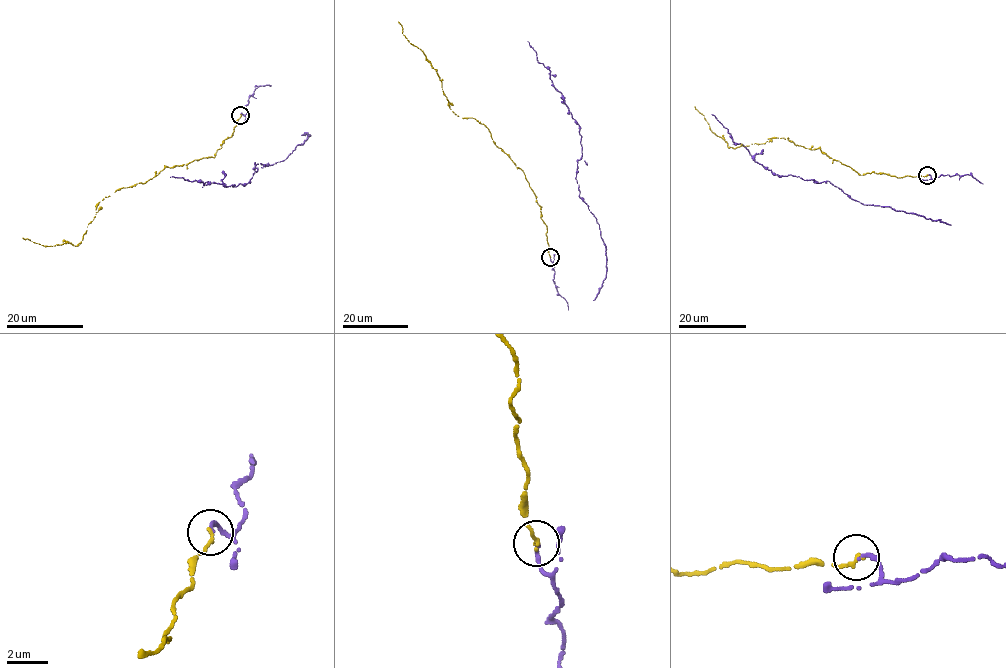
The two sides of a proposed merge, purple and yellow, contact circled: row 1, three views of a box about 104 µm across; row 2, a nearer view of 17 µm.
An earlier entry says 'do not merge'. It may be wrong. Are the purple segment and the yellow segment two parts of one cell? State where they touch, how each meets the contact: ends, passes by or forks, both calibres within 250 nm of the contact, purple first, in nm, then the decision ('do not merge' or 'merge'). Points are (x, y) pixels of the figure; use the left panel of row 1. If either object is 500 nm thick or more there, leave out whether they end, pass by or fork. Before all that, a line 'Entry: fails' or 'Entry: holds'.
Entry: fails
place (240, 115); purple ends; yellow ends; calibres 200 and 200 nm; merge

